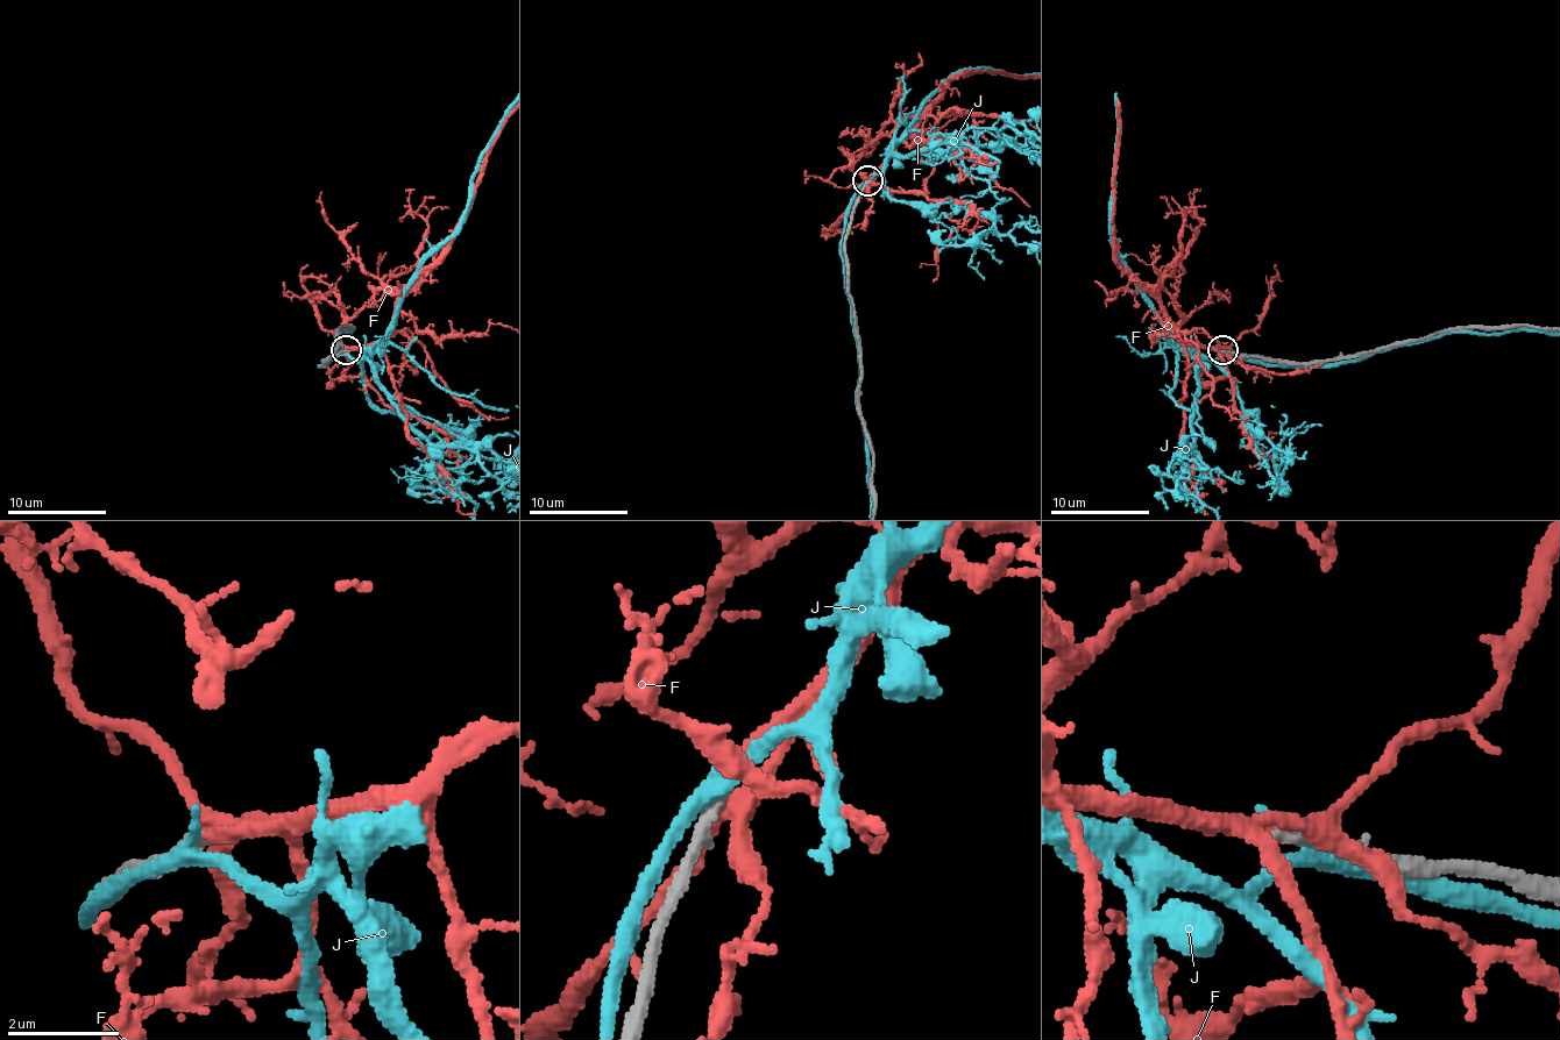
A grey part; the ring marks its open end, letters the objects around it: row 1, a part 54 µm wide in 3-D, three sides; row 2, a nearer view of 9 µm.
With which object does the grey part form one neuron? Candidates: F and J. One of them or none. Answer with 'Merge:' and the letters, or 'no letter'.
Merge: F

